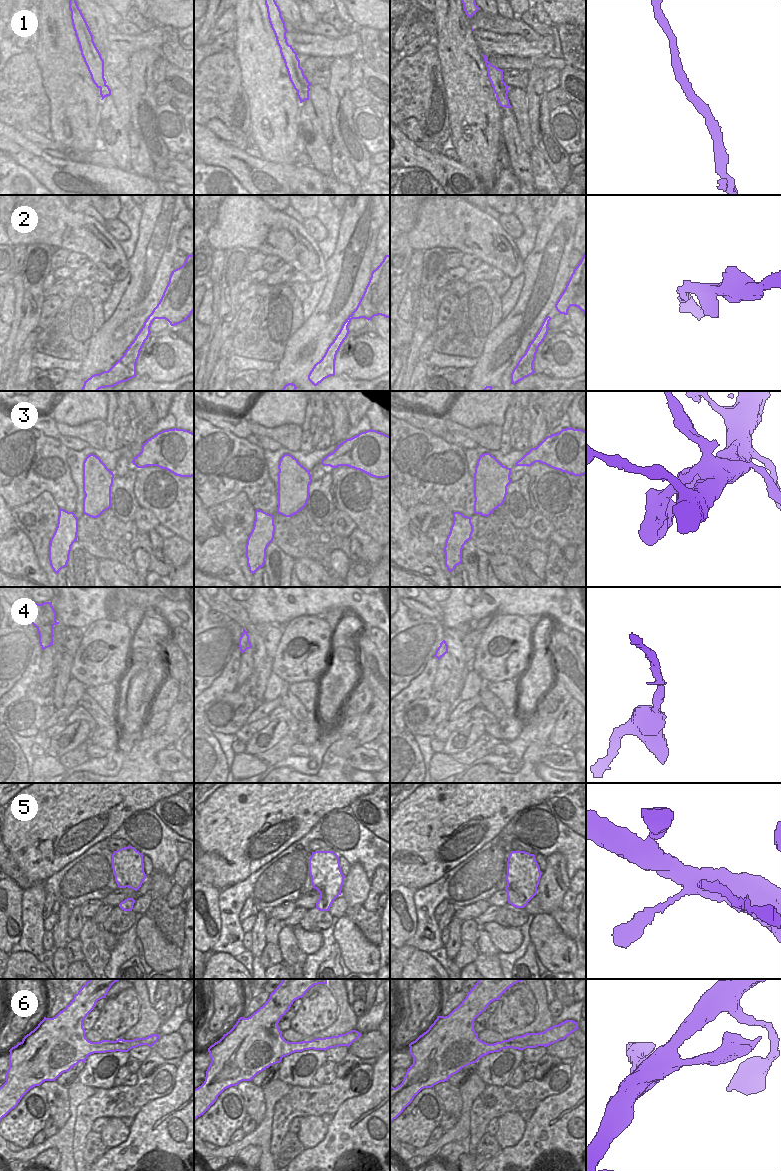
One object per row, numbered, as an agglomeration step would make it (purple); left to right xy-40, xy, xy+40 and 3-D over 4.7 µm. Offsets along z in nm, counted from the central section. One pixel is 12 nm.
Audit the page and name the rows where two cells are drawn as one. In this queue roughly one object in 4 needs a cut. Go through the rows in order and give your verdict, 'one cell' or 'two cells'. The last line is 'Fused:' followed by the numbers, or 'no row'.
1: one cell
2: one cell
3: one cell
4: one cell
5: one cell
6: one cell
Fused: no row

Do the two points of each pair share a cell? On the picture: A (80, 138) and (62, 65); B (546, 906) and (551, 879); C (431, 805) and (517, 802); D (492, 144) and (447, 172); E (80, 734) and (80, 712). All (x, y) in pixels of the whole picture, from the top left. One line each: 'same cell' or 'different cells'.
A: same cell
B: same cell
C: same cell
D: different cells
E: different cells

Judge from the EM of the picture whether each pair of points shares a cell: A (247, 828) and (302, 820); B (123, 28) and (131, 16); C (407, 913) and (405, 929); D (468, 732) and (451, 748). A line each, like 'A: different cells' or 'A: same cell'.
A: same cell
B: different cells
C: same cell
D: same cell

